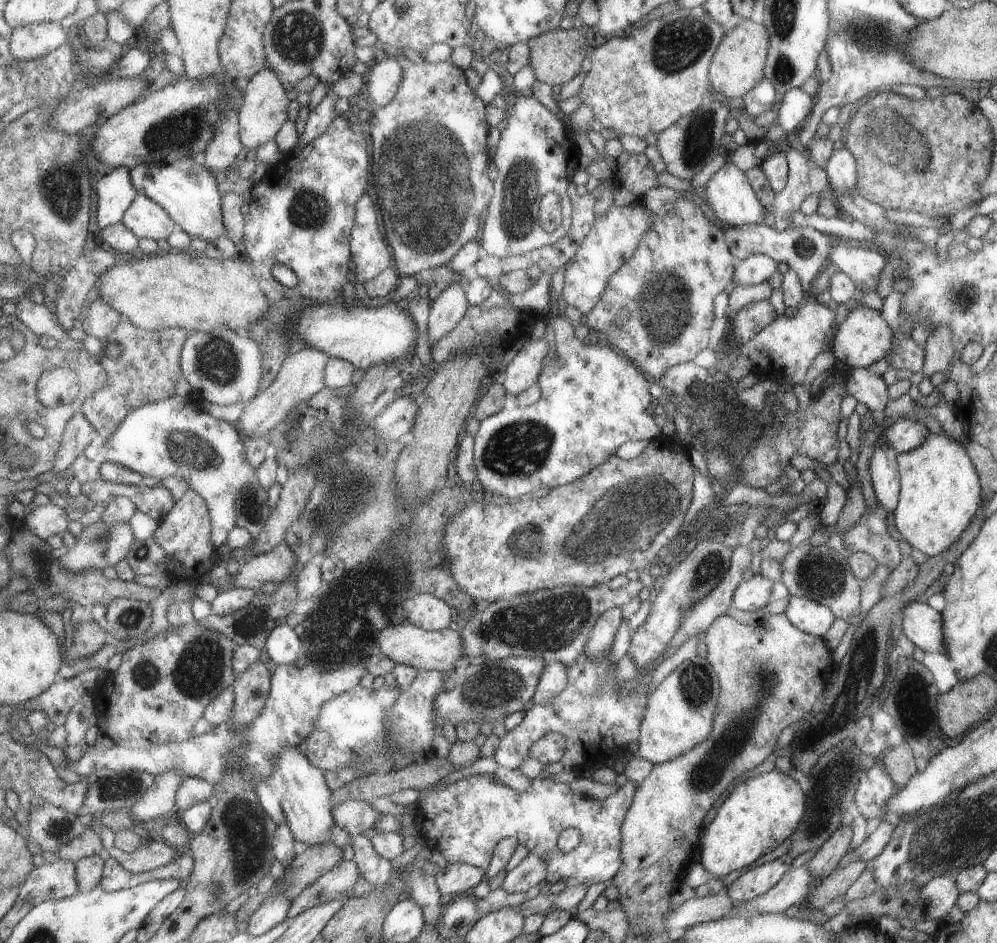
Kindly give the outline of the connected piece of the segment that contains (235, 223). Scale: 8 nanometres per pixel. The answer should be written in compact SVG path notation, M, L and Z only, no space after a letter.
M229 192L223 198L223 226L227 228L227 238L237 246L239 256L245 256L247 216L243 216L243 212L241 212L243 204L247 204L247 196Z

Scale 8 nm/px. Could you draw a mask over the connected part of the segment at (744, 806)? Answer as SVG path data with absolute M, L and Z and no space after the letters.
M777 770L735 784L729 798L719 806L713 822L703 828L699 838L699 862L713 880L723 880L727 874L749 866L795 834L805 812L805 800L807 796L801 792L797 782Z

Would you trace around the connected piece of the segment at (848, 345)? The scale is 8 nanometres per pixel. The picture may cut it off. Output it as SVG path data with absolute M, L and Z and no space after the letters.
M851 306L851 312L845 316L845 320L839 324L835 338L833 338L833 356L837 362L843 362L845 366L853 368L869 368L871 364L879 362L881 358L887 358L891 354L891 330L883 322L881 314L869 310L869 308L857 308Z

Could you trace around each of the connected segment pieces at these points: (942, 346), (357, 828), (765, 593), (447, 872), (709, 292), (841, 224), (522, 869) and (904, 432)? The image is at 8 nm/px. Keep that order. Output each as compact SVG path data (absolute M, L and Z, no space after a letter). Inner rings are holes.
M939 328L933 334L929 334L923 348L923 364L919 370L921 376L929 380L937 372L947 372L953 362L955 354L949 342L949 332L945 328Z
M355 800L355 802L345 802L339 808L333 808L335 812L335 820L341 828L347 830L347 834L353 836L363 836L369 830L373 830L383 816L383 812L379 812L371 802L363 802L363 800Z
M755 574L749 580L743 580L735 586L731 608L735 608L737 612L755 612L757 608L763 608L771 602L769 590L771 590L771 580L765 580Z
M449 864L437 874L435 880L445 900L453 900L457 896L471 894L477 884L487 880L487 874L481 868L473 868L467 864Z
M657 186L643 198L643 208L649 212L651 226L641 236L639 246L631 260L609 278L605 292L601 294L601 300L595 308L589 310L587 316L583 316L583 324L591 328L591 332L601 332L607 336L613 350L629 358L639 372L643 372L651 380L659 380L665 376L665 372L673 366L693 362L699 352L709 348L709 330L713 326L715 318L715 298L729 290L733 270L735 270L735 256L731 254L731 248L727 246L727 232L723 232L719 222L713 222L707 218L707 214L701 210L695 200L693 192L681 192L667 186ZM665 200L675 200L679 206L679 212L675 216L663 216L661 204ZM627 306L631 310L631 318L625 326L613 328L613 322Z
M795 212L793 220L791 220L791 228L793 226L809 226L815 232L837 234L845 240L855 240L855 242L867 242L869 240L869 230L865 226L859 226L857 222L845 222L843 216L823 218L823 216L817 216L817 214L803 216L803 214Z
M529 852L517 868L507 872L501 890L505 890L509 896L525 894L545 880L549 880L549 862L541 852Z
M897 420L895 424L887 426L881 436L895 452L897 452L897 470L899 470L899 492L897 492L897 504L891 510L895 528L901 536L901 542L907 542L911 550L921 552L927 558L935 558L937 554L943 554L963 532L963 528L971 522L975 510L979 510L981 504L981 486L977 472L973 470L967 454L963 452L961 444L953 438L941 438L931 436L927 428L921 422L913 420Z

